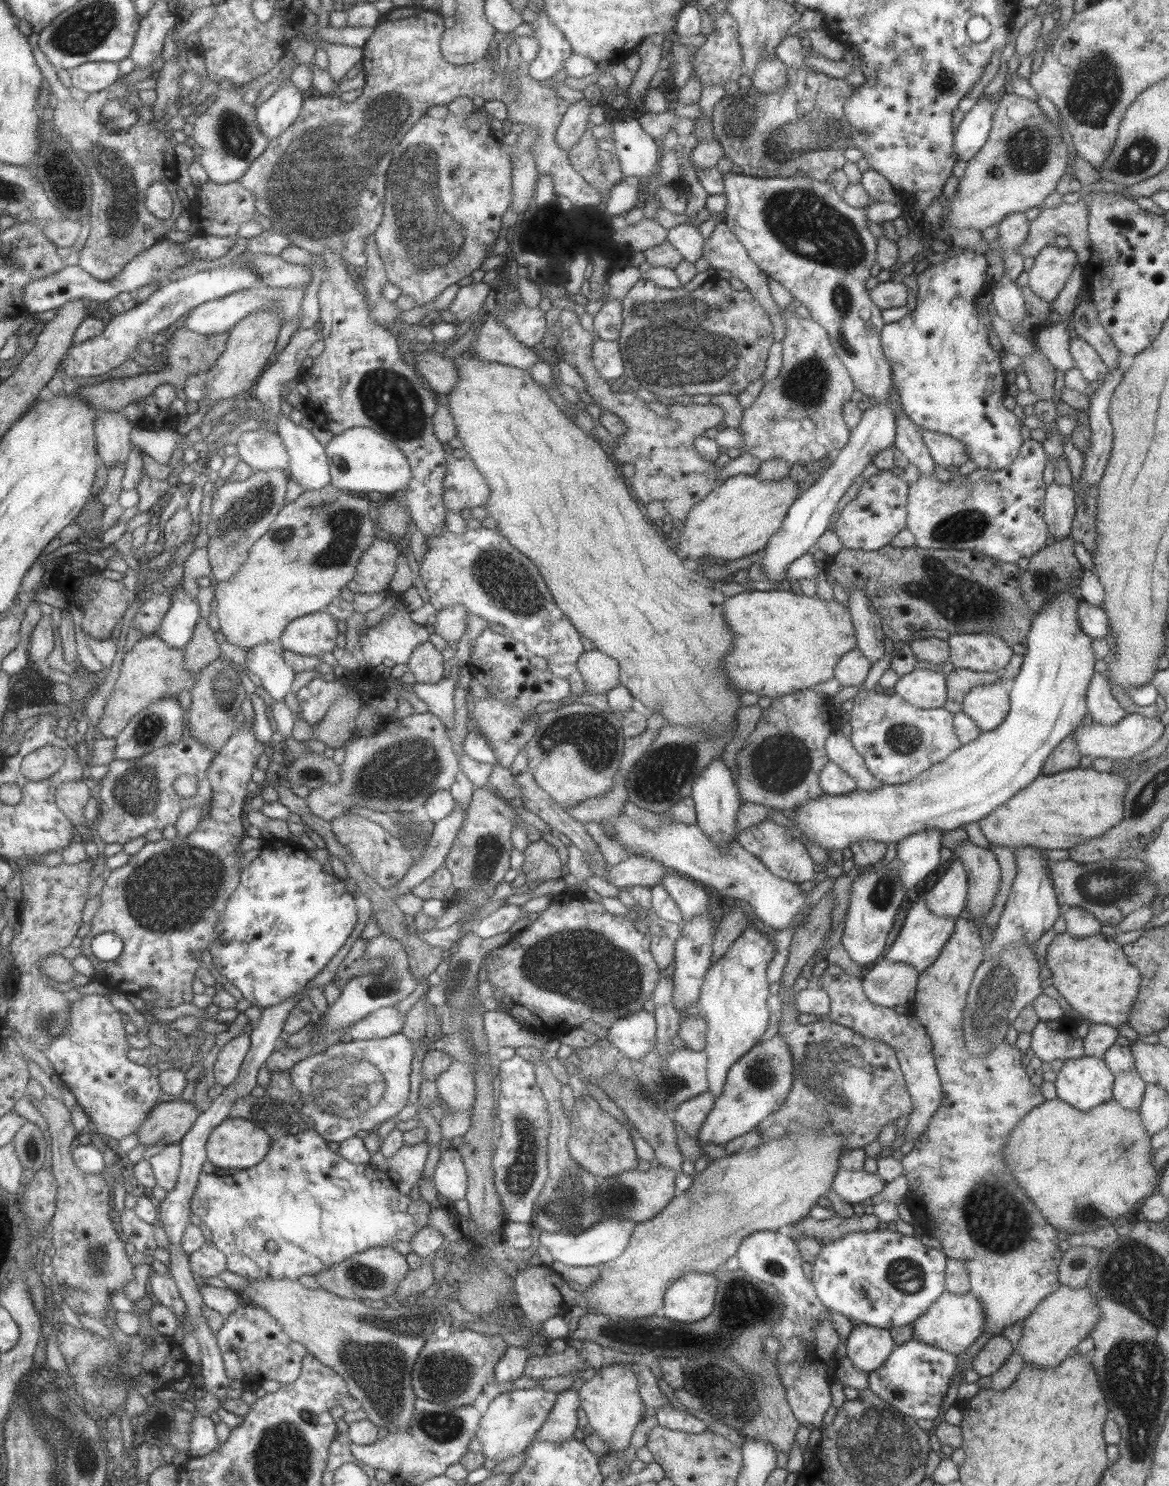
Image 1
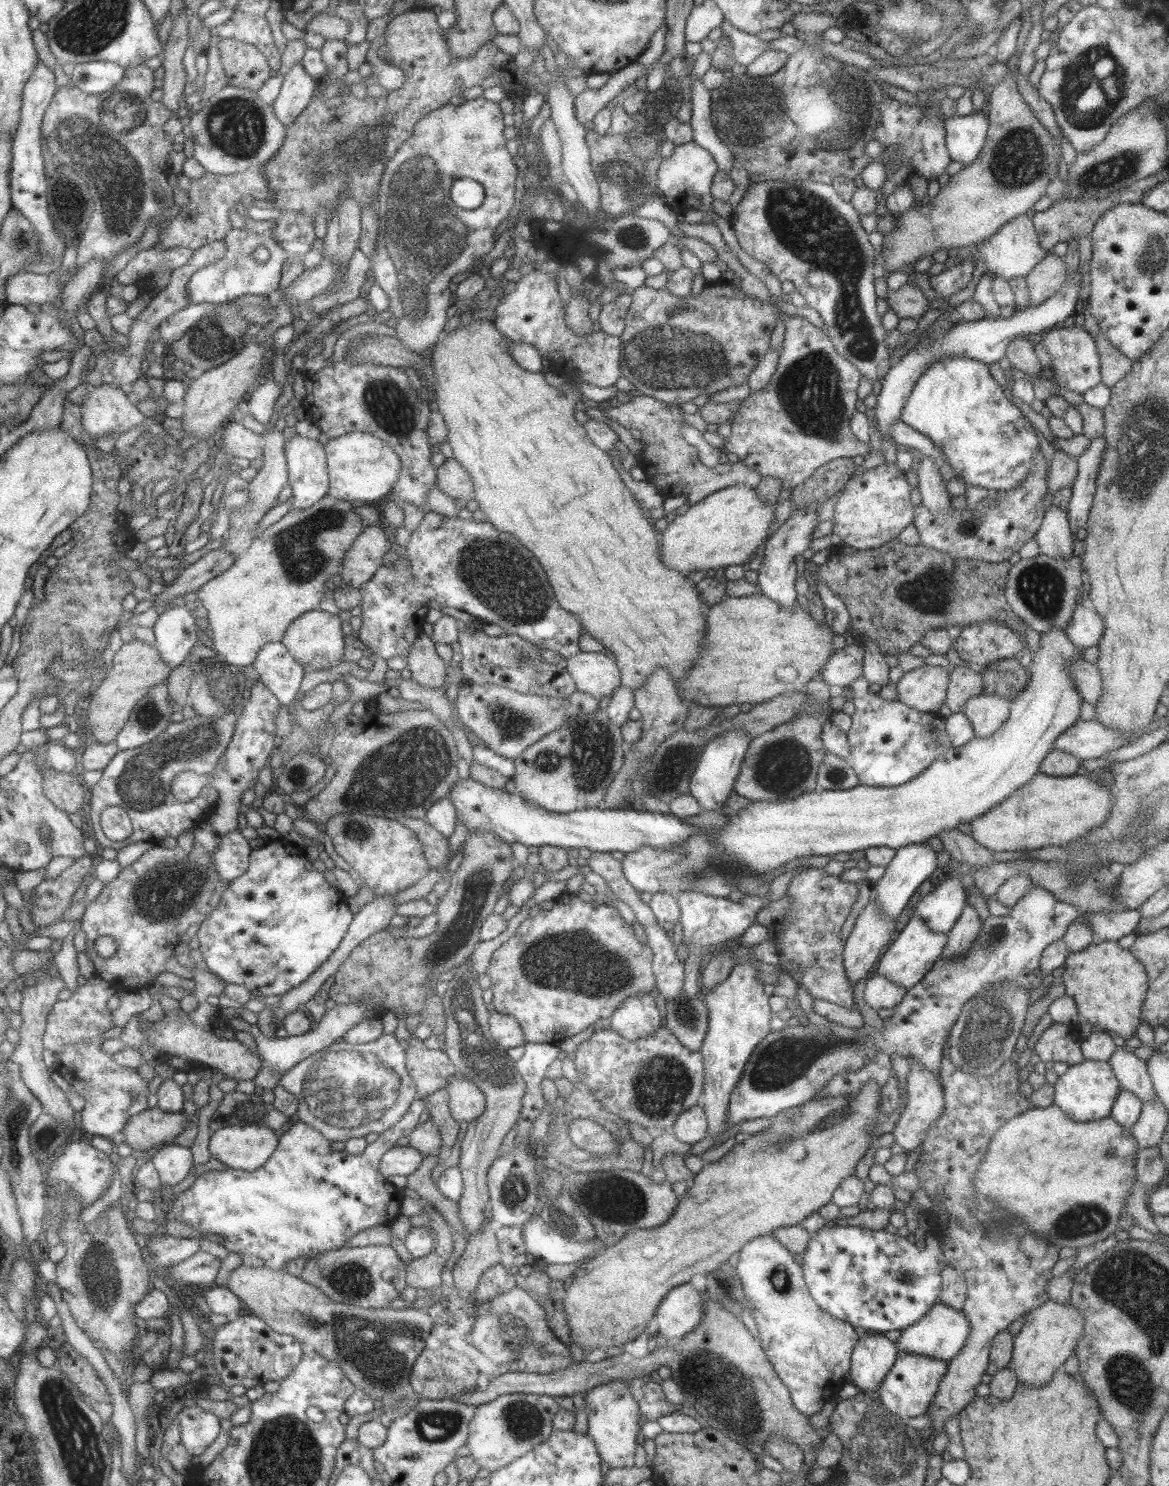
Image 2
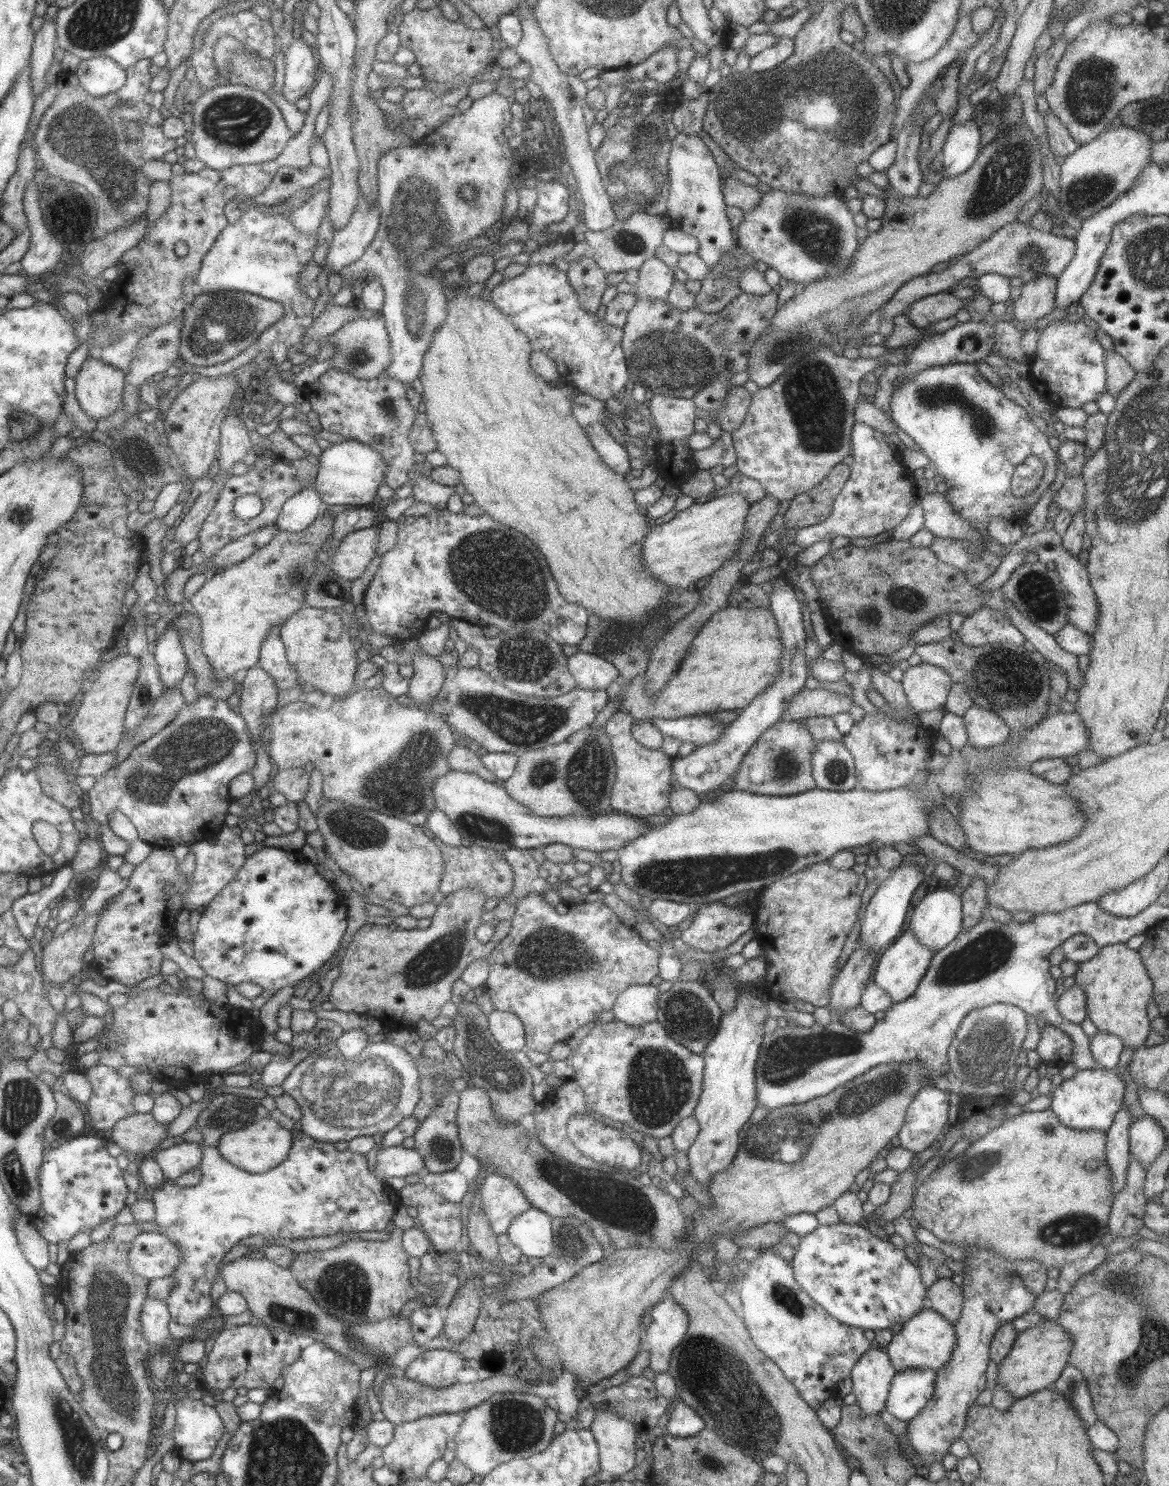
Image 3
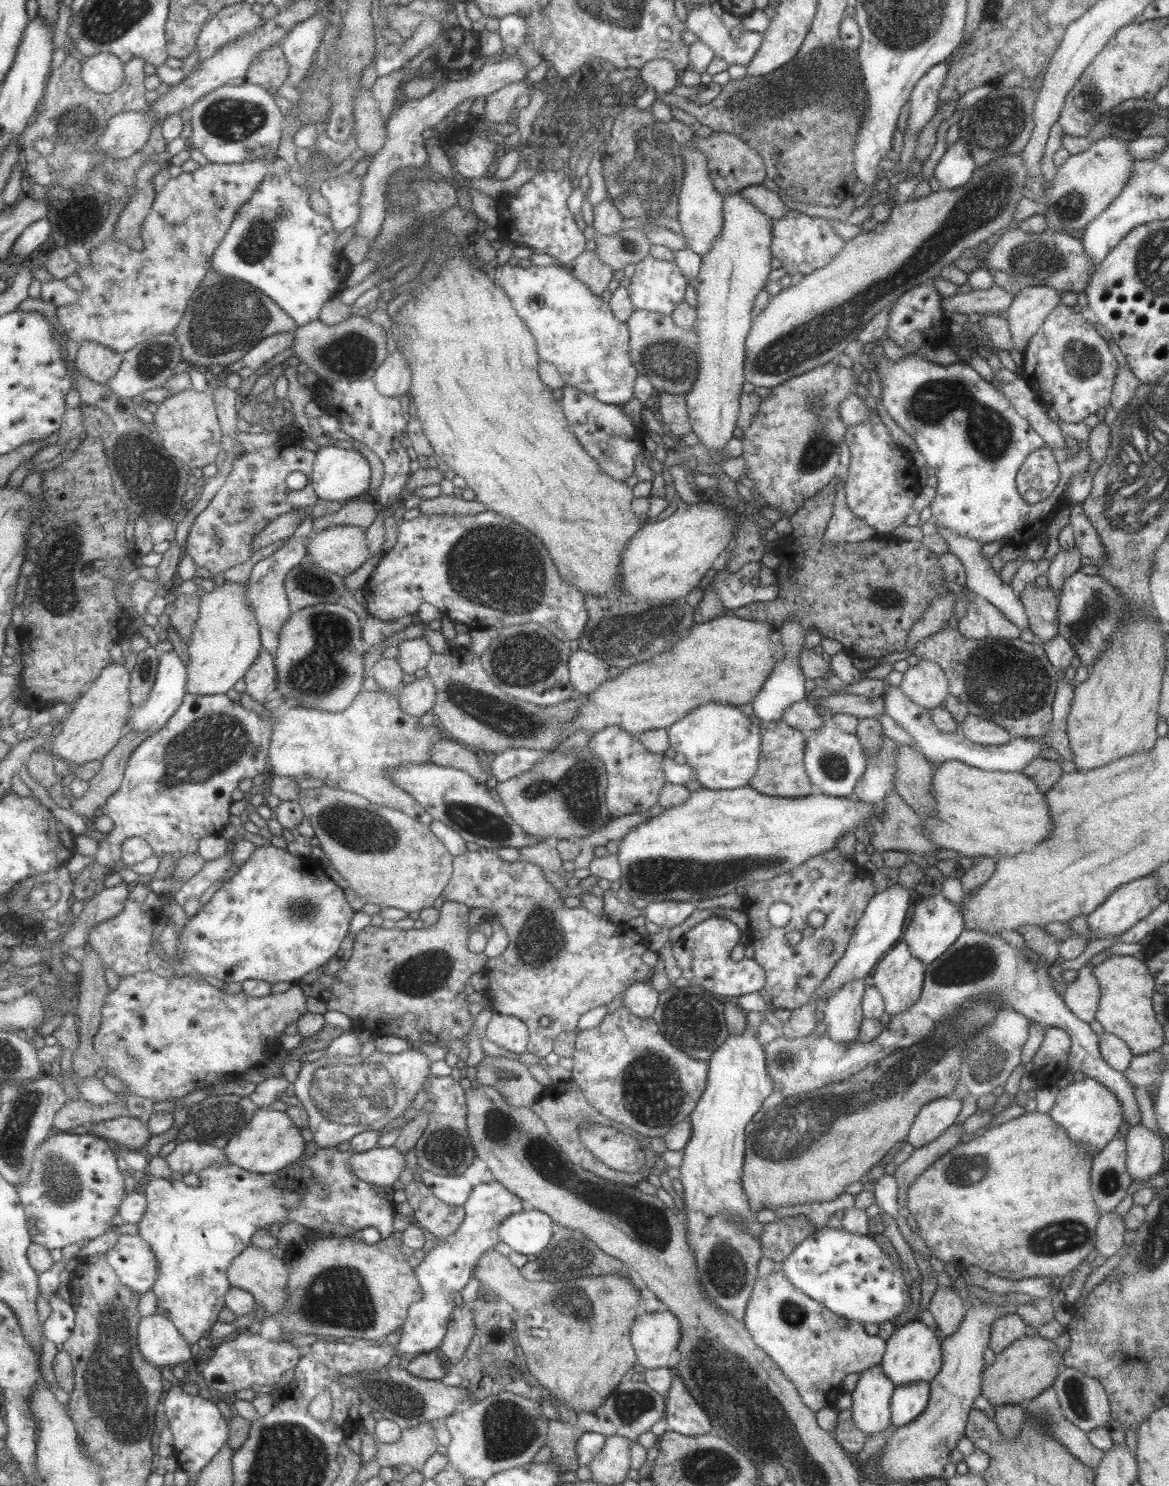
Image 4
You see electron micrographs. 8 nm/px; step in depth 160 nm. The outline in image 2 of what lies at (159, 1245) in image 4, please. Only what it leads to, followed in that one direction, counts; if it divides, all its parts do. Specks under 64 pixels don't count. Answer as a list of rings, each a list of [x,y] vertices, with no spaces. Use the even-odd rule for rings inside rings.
[[[419,1098],[413,1099],[406,1113],[393,1126],[380,1132],[357,1156],[347,1154],[344,1150],[329,1150],[329,1141],[318,1130],[293,1119],[287,1131],[279,1134],[277,1146],[263,1166],[252,1171],[227,1167],[223,1171],[201,1173],[193,1186],[177,1195],[171,1203],[167,1219],[188,1224],[199,1233],[219,1236],[221,1242],[217,1244],[224,1246],[228,1253],[238,1254],[243,1267],[279,1271],[284,1270],[283,1267],[293,1259],[303,1257],[309,1261],[327,1251],[342,1248],[347,1240],[366,1228],[392,1226],[401,1214],[401,1189],[385,1180],[379,1172],[378,1162],[386,1150],[395,1146],[398,1138],[408,1136],[419,1124],[417,1120],[423,1108]]]

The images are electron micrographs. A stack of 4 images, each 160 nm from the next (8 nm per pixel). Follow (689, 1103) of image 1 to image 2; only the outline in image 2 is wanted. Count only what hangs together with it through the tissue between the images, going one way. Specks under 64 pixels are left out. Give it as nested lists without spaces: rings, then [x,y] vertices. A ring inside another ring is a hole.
[[[697,1104],[679,1114],[670,1131],[679,1142],[692,1145],[708,1134],[707,1127],[708,1124],[703,1107]]]

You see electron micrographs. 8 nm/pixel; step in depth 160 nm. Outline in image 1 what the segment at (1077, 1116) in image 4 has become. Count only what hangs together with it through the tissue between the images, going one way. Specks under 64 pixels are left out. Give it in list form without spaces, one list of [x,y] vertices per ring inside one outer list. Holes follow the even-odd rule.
[[[1083,1055],[1064,1060],[1056,1073],[1056,1096],[1074,1109],[1086,1111],[1112,1097],[1114,1074],[1102,1058]]]

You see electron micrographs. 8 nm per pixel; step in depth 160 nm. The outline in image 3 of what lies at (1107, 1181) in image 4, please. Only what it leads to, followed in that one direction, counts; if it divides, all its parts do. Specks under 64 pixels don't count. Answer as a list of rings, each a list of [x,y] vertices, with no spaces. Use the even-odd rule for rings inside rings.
[[[1120,1108],[1112,1118],[1109,1128],[1104,1132],[1106,1138],[1105,1154],[1112,1176],[1112,1195],[1123,1188],[1126,1181],[1126,1168],[1130,1159],[1129,1127],[1131,1114]]]

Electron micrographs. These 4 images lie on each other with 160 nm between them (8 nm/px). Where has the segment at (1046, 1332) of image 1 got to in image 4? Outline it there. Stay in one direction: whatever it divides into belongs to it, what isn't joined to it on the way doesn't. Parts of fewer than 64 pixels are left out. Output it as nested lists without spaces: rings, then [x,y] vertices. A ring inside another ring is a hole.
[[[1039,1335],[1022,1336],[1014,1340],[995,1358],[990,1366],[984,1366],[981,1373],[981,1395],[987,1397],[993,1408],[1002,1404],[1022,1406],[1036,1398],[1044,1389],[1052,1386],[1058,1375],[1057,1365],[1062,1361],[1051,1339]]]

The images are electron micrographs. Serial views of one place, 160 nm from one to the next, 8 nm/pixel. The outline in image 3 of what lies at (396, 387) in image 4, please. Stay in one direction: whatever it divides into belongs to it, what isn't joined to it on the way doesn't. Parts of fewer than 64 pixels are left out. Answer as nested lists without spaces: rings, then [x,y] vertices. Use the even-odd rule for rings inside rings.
[[[491,92],[479,99],[476,99],[476,100],[473,99],[472,103],[468,109],[463,110],[463,111],[456,110],[450,117],[447,117],[446,119],[441,119],[440,123],[433,130],[430,130],[426,135],[423,135],[423,138],[417,139],[415,141],[411,141],[409,144],[400,144],[399,146],[396,146],[395,148],[389,149],[387,152],[385,152],[385,154],[381,155],[379,157],[379,160],[377,161],[376,179],[377,179],[377,186],[378,186],[378,195],[377,195],[376,204],[378,204],[378,207],[379,207],[379,216],[380,216],[379,217],[379,226],[377,227],[377,230],[376,230],[375,236],[373,237],[373,240],[369,243],[369,246],[367,246],[367,248],[365,249],[365,252],[363,252],[363,254],[357,260],[355,260],[355,262],[351,263],[351,265],[347,265],[347,266],[343,267],[343,269],[341,269],[341,271],[339,271],[338,275],[341,276],[341,278],[344,279],[345,282],[351,282],[357,276],[360,276],[360,277],[371,276],[371,277],[374,277],[379,282],[379,285],[381,287],[383,287],[384,300],[383,300],[382,311],[379,313],[379,315],[384,319],[385,329],[386,329],[386,332],[387,332],[387,335],[389,338],[389,350],[391,352],[391,361],[389,363],[389,366],[386,368],[386,370],[383,370],[383,371],[385,371],[390,377],[400,380],[402,383],[404,383],[406,385],[415,385],[416,380],[419,376],[419,373],[421,372],[420,368],[422,365],[423,355],[425,355],[425,351],[427,351],[427,348],[429,347],[429,343],[431,343],[431,337],[433,337],[433,334],[435,334],[435,331],[437,331],[437,329],[439,329],[439,325],[441,325],[441,323],[443,323],[443,321],[445,321],[445,315],[447,315],[447,312],[445,312],[445,309],[447,309],[447,298],[445,298],[445,294],[443,294],[442,284],[440,284],[439,281],[444,280],[444,275],[445,275],[446,270],[448,271],[449,269],[454,268],[456,266],[464,265],[466,262],[471,260],[471,258],[473,258],[476,255],[481,254],[481,252],[483,251],[483,248],[476,247],[476,246],[469,247],[460,252],[458,252],[457,249],[459,248],[459,246],[461,244],[465,244],[465,242],[469,242],[469,240],[473,240],[474,237],[483,235],[485,230],[487,230],[487,228],[489,228],[489,226],[491,226],[491,224],[493,224],[496,220],[503,220],[503,218],[502,218],[503,215],[501,213],[501,212],[503,212],[503,198],[505,198],[505,192],[507,192],[507,186],[509,186],[509,182],[512,182],[513,179],[516,179],[515,175],[511,174],[511,166],[513,166],[516,163],[516,161],[512,154],[512,150],[510,149],[509,145],[507,145],[507,137],[505,137],[503,135],[504,126],[509,125],[509,122],[511,122],[512,114],[510,113],[509,105],[510,105],[509,101],[507,101],[504,97],[501,97],[501,95],[498,95],[497,93],[494,93],[494,92]],[[467,185],[474,186],[475,190],[476,190],[476,197],[474,198],[474,200],[470,200],[469,202],[460,198],[460,193],[459,193],[460,188],[462,186],[467,186]],[[434,266],[438,267],[441,271],[445,271],[445,272],[441,272],[440,277],[439,277],[439,271],[438,271],[437,277],[433,278],[433,276],[431,276],[431,270],[433,270]]]

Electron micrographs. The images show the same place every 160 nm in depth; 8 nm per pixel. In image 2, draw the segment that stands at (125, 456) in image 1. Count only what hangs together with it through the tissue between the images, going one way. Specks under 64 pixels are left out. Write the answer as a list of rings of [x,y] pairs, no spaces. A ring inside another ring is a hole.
[[[112,384],[94,386],[80,406],[81,425],[93,436],[129,432],[145,423],[145,414],[123,387]]]

